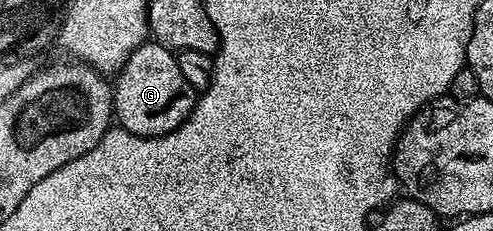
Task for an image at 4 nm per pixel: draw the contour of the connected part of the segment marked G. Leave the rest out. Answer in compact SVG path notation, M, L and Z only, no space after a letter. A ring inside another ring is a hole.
M146 40L126 58L125 64L116 73L112 89L113 114L120 129L137 136L156 138L162 134L173 132L191 114L197 101L197 92L181 76L181 68L177 64L175 54L166 50L162 44L154 40Z

